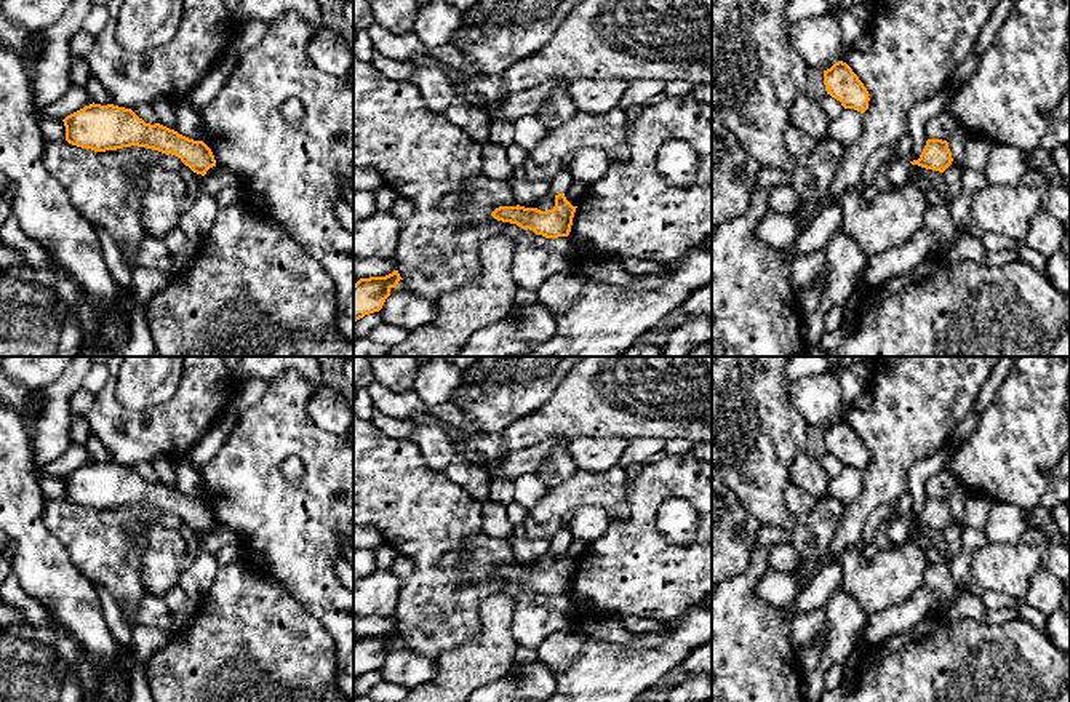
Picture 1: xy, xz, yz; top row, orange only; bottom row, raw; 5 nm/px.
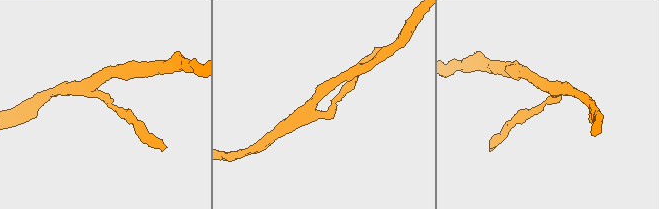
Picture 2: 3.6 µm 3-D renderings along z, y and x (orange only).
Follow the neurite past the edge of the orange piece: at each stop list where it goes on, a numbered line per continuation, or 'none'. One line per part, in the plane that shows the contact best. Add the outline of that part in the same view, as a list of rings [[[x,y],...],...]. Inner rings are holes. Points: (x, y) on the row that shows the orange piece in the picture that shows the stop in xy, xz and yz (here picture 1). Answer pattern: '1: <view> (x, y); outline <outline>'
none

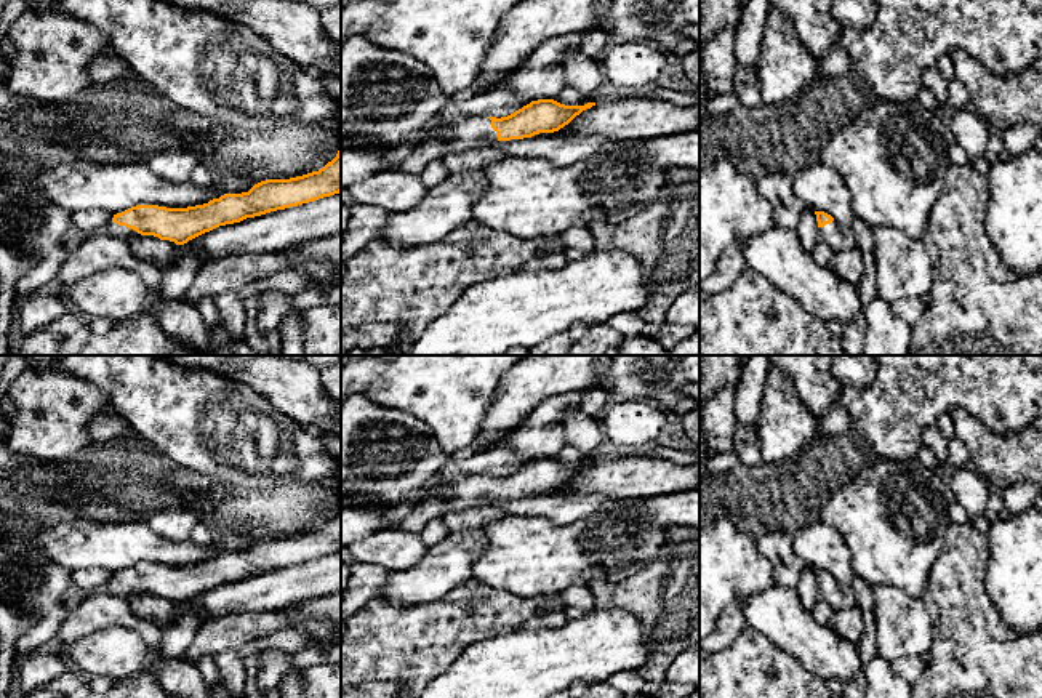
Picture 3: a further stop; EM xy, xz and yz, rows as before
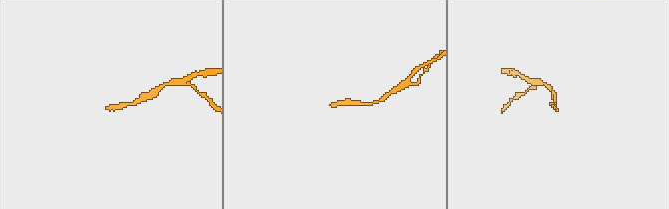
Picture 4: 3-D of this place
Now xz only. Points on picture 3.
1: xz (472, 133); outline [[[480,115],[466,118],[450,128],[442,128],[437,136],[445,139],[443,154],[479,150],[498,141],[498,133],[491,128],[491,120]]]

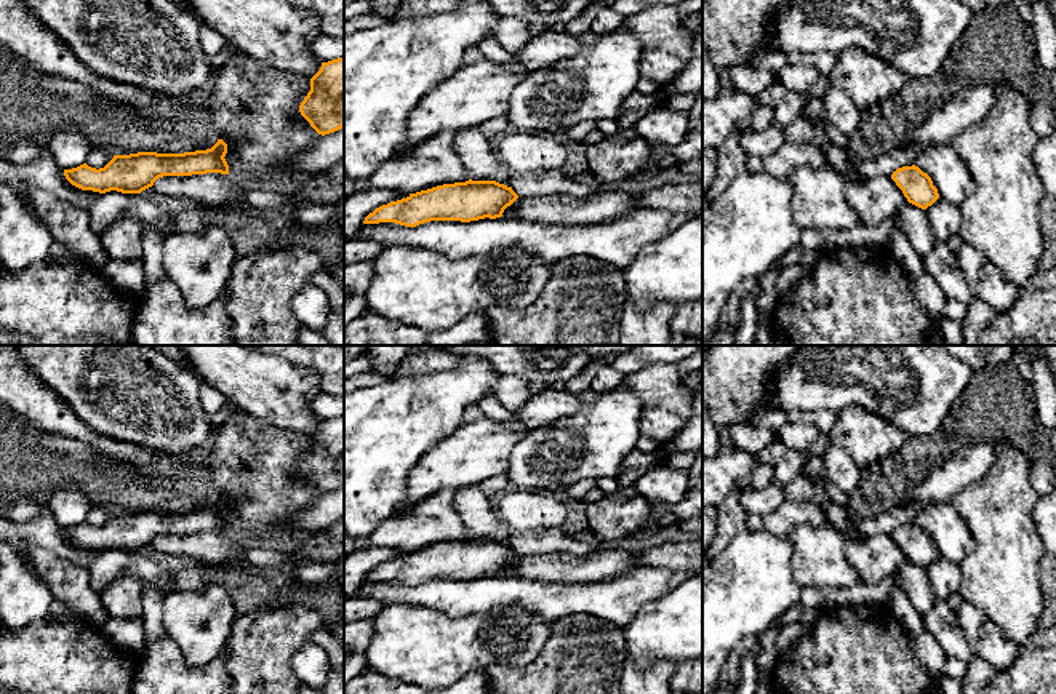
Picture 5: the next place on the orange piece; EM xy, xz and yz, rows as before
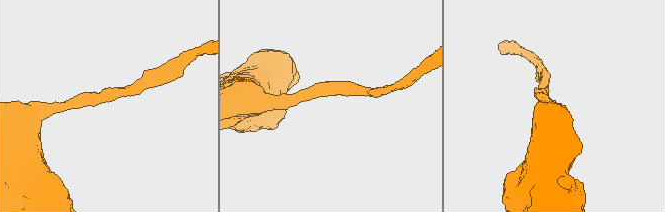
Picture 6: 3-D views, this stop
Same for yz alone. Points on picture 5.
none

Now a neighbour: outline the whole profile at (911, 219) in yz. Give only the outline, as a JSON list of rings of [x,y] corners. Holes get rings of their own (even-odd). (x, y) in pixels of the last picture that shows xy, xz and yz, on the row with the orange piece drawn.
[[[906,201],[891,217],[874,227],[861,224],[845,230],[803,229],[800,246],[810,253],[816,253],[822,246],[877,248],[888,241],[894,229],[901,229],[907,235],[910,245],[922,257],[931,251],[934,235],[931,233],[926,211],[909,201]]]

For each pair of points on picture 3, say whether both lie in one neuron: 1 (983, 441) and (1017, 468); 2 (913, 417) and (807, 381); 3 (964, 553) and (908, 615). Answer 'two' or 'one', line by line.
1: one
2: two
3: two

